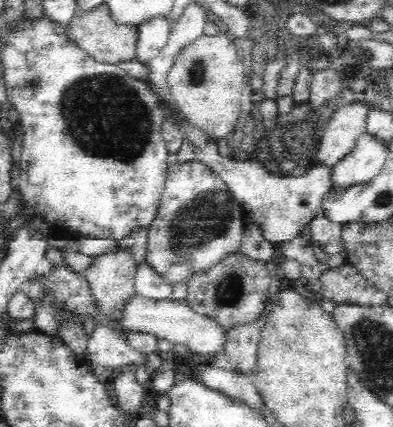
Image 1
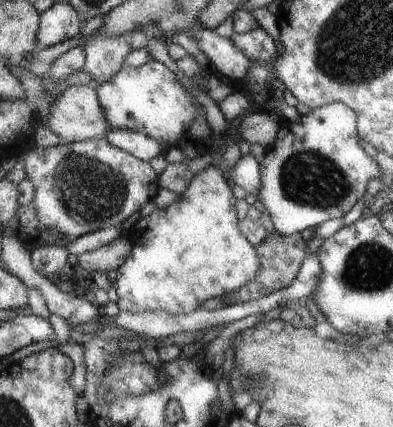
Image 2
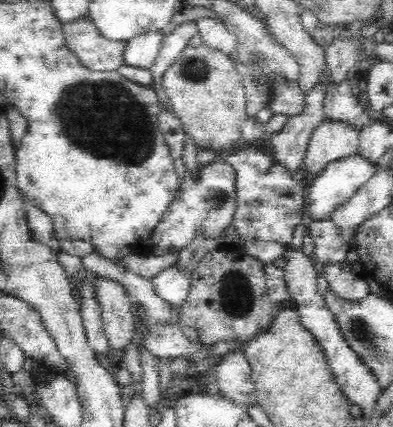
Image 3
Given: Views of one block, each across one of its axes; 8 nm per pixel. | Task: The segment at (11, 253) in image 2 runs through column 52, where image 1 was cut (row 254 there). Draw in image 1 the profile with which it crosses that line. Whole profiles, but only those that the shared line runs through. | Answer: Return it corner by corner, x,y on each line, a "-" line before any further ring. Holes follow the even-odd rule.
300,236
294,238
290,242
278,244
282,256
288,260
298,260
302,266
302,276
306,276
308,280
320,280
330,268
326,264
320,264
314,256
314,250
310,246
310,238
308,236

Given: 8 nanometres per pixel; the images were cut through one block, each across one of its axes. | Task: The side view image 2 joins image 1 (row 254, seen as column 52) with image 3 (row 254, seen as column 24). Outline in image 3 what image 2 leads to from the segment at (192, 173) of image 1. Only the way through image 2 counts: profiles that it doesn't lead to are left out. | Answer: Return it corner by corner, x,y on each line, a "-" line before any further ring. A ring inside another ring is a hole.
218,158
216,162
202,168
200,178
202,178
200,182
192,182
190,172
188,172
186,178
182,180
180,198
176,198
172,208
164,214
164,220
160,222
160,226
154,230
154,236
152,236
152,244
154,244
152,254
154,256
182,252
200,232
204,232
204,236
208,240
222,236
224,230
232,224
232,216
238,206
238,202
236,202
238,174
236,174
234,164
230,164
224,158

